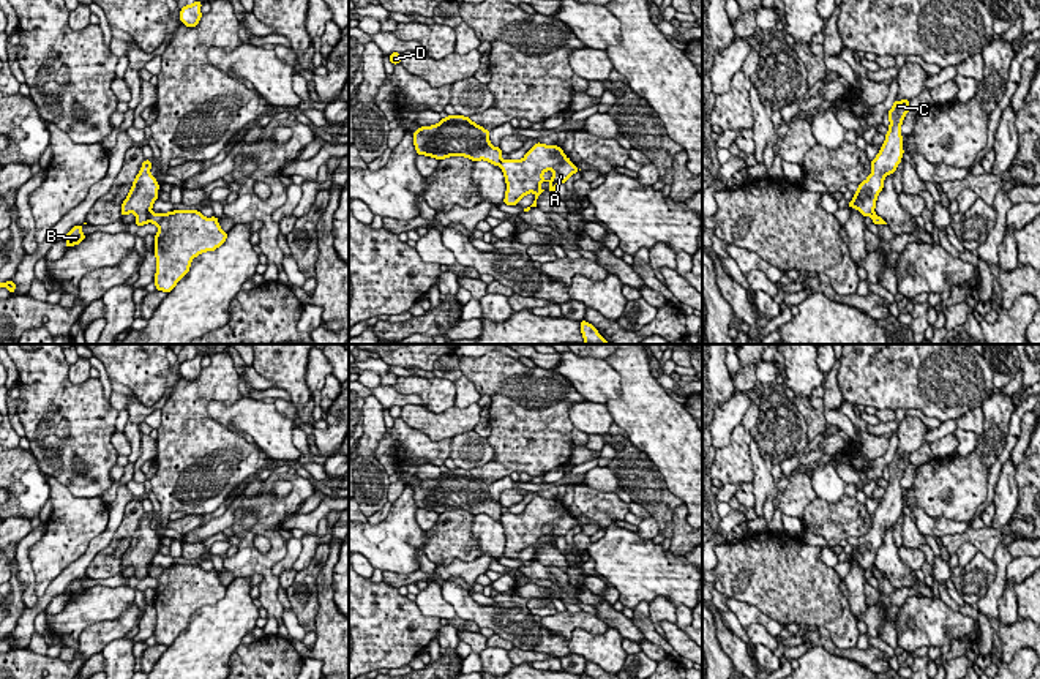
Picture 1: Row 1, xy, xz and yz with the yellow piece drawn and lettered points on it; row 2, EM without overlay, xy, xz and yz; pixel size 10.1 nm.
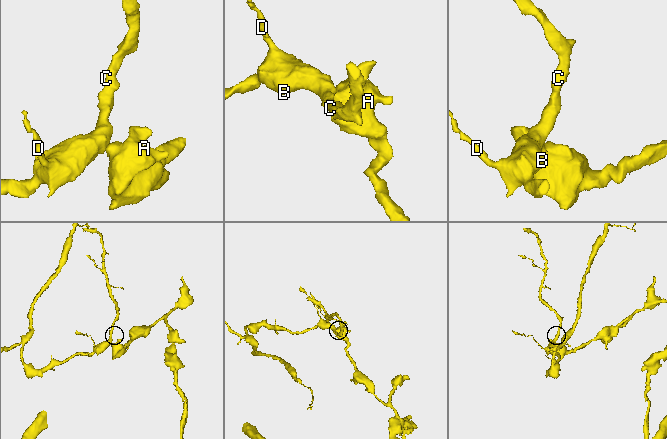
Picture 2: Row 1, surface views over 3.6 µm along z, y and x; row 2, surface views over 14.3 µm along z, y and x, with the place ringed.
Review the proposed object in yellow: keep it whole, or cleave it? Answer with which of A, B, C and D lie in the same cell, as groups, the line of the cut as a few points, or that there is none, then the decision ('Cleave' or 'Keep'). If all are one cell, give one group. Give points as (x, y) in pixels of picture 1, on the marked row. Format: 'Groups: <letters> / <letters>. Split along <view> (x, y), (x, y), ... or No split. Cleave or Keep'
Groups: A / B C D. Split along xy (150, 212), (147, 221). Cleave

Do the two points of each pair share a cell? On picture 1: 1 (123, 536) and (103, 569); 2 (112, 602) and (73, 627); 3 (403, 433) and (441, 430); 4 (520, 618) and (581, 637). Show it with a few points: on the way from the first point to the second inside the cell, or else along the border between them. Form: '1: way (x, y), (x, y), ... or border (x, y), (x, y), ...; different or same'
1: way (120, 543), (108, 561); same
2: way (103, 603), (97, 603), (82, 618); same
3: border (400, 416), (406, 423), (431, 439), (450, 439); different
4: border (567, 641), (572, 652); different

